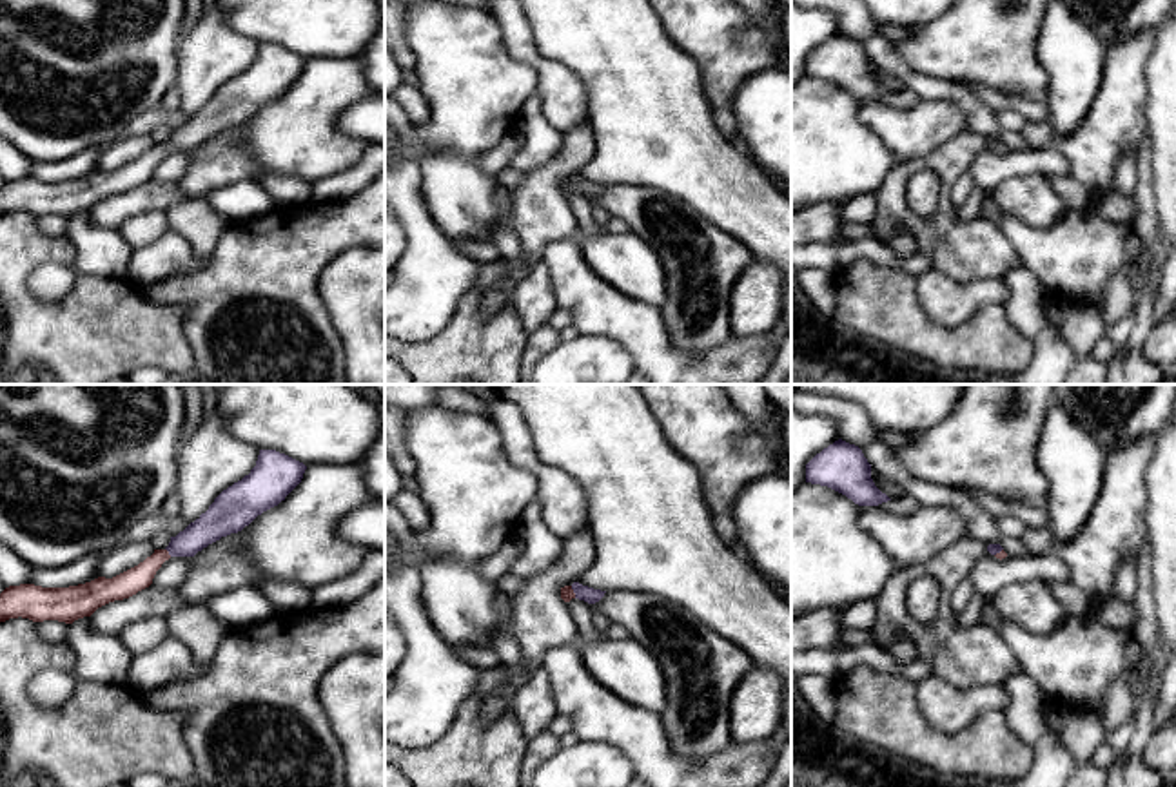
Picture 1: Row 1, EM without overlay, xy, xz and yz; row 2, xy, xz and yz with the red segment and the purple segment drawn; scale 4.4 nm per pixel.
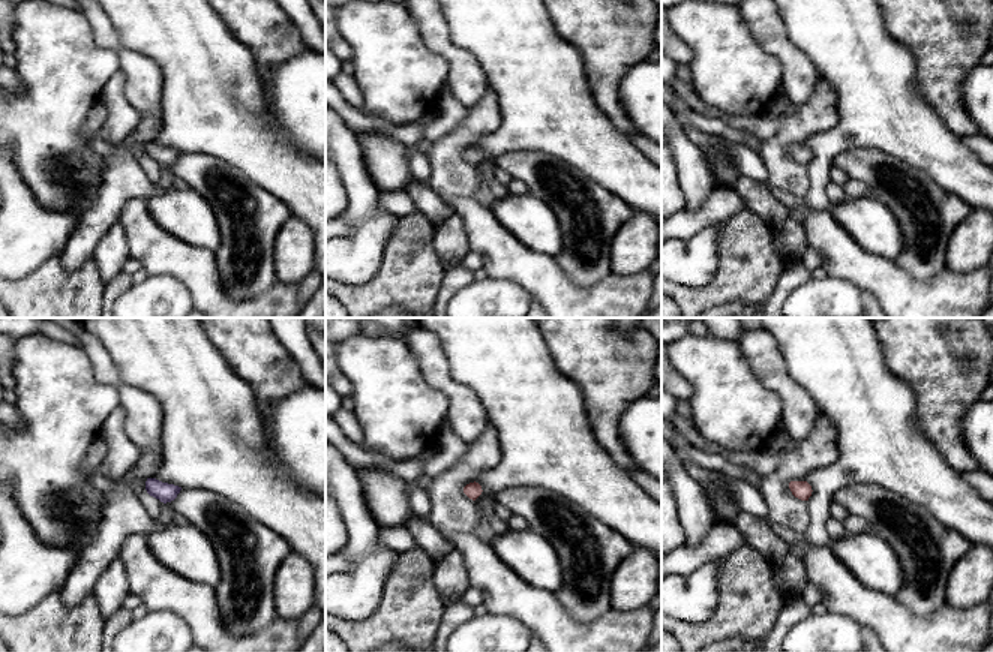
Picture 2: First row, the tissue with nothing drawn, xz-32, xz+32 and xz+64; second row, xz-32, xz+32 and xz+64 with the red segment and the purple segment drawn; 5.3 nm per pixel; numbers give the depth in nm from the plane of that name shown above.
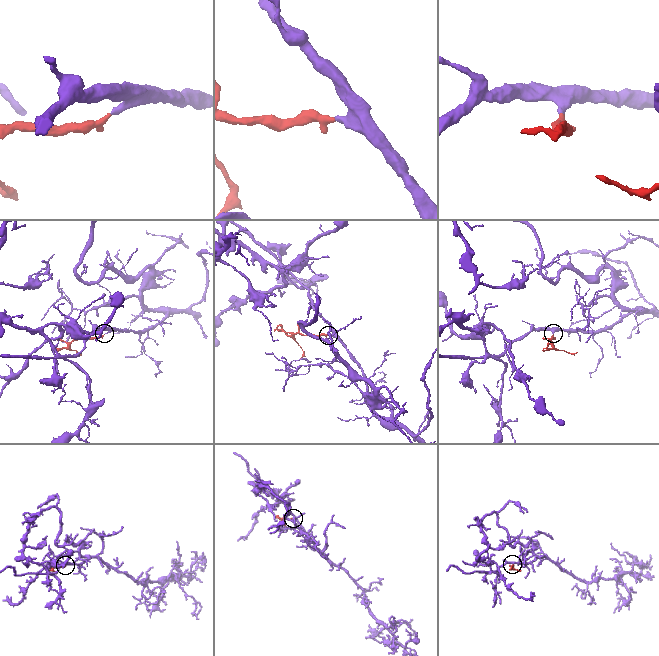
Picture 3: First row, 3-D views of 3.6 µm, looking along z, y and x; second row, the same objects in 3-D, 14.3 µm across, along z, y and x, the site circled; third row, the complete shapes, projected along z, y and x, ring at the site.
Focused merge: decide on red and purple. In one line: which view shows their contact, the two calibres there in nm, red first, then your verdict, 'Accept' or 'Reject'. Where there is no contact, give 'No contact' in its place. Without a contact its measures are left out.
Touches red in xy. Thickness 120 nm (red) against 140 nm. Accept

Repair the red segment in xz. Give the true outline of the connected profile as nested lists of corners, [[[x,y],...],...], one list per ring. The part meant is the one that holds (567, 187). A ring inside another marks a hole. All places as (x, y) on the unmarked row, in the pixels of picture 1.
[[[573,176],[572,180],[561,181],[561,192],[564,196],[570,196],[572,192],[579,192],[579,194],[584,194],[588,198],[595,198],[604,190],[604,187],[606,185],[593,183],[593,181],[579,178],[579,176]]]

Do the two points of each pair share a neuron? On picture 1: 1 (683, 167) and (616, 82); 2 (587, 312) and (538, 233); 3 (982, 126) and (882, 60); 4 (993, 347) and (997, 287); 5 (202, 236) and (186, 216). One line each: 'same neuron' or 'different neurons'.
1: same neuron
2: different neurons
3: same neuron
4: different neurons
5: same neuron

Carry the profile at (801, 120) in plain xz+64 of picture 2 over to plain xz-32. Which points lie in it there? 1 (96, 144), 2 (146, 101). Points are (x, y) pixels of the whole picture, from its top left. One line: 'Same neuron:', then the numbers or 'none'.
Same neuron: none

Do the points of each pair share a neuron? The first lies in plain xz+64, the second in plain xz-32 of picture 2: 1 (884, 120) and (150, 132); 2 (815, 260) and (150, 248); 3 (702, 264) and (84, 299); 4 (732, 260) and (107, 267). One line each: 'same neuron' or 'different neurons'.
1: different neurons
2: different neurons
3: different neurons
4: different neurons

